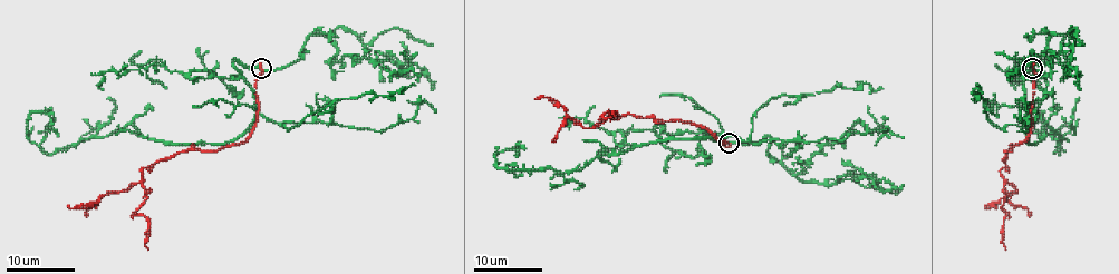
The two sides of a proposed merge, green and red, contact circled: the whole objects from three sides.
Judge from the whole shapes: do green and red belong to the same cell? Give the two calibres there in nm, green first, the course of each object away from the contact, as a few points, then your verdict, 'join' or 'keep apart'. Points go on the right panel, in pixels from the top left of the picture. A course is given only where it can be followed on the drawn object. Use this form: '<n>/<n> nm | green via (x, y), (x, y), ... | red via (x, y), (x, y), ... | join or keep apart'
240/240 nm | green via (1032, 68), (1018, 69), (1029, 143), (1047, 125), (1062, 138), (1059, 154), (1041, 113), (1038, 136) | red via (1032, 68), (1036, 77), (1031, 133), (1003, 158), (1000, 174), (1018, 192), (986, 208), (989, 205) | keep apart

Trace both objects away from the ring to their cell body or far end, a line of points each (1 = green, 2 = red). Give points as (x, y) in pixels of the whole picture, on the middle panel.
1: (729, 143), (703, 128), (723, 136), (656, 139), (566, 173), (497, 165), (497, 154), (526, 148)
2: (729, 143), (684, 121), (610, 110), (592, 128), (585, 128), (547, 97), (534, 99)

